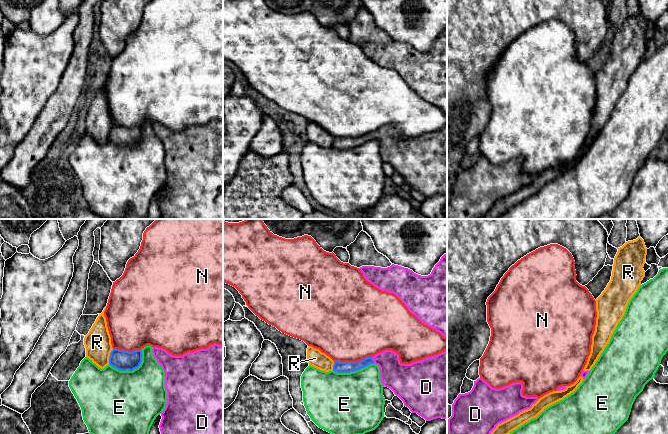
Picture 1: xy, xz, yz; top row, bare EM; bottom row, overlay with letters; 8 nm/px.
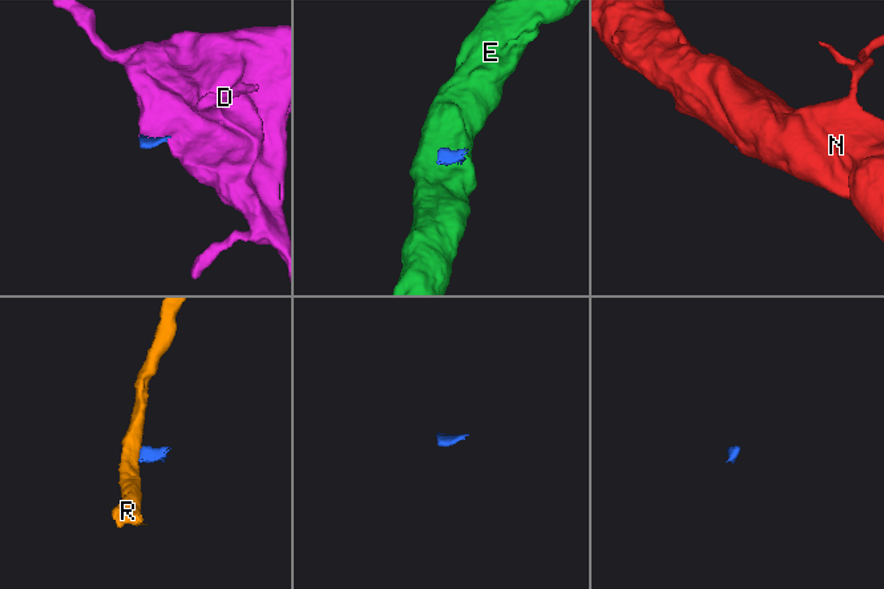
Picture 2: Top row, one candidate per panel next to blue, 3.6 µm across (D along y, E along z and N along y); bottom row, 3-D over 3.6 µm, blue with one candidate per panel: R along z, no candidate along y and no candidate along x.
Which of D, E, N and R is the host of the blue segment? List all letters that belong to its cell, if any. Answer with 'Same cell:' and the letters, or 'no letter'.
Same cell: D

